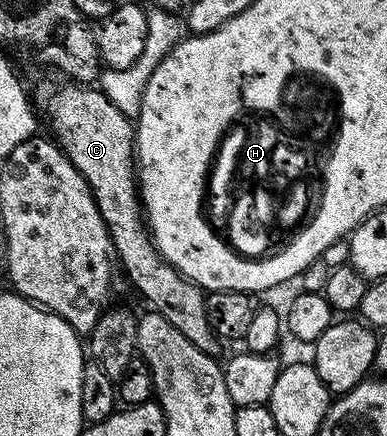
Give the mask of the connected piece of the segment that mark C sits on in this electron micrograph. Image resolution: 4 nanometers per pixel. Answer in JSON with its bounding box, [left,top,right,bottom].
[37,79,217,352]

